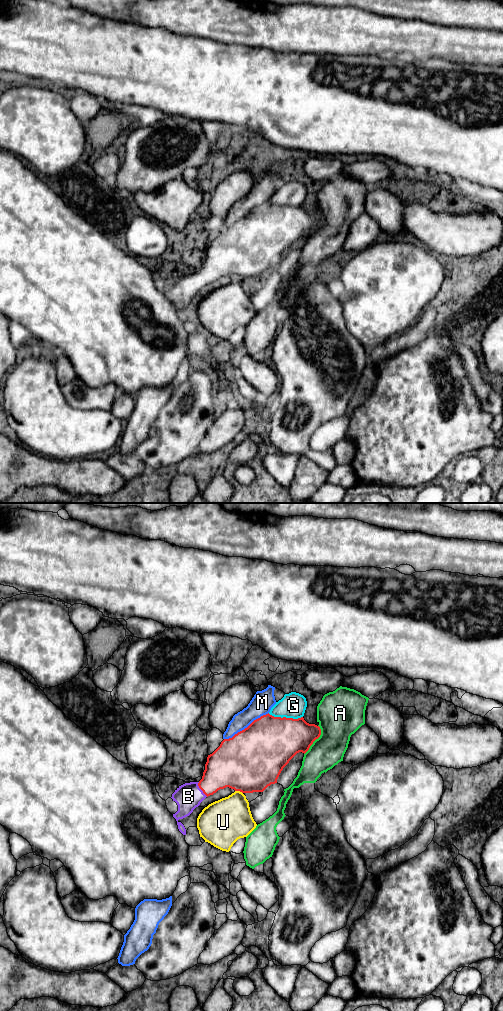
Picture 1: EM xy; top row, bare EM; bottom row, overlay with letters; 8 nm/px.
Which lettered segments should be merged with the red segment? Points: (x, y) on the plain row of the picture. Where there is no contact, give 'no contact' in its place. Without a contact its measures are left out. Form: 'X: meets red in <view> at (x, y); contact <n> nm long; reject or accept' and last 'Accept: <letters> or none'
A: meets red in xy at (315, 227); contact 260 nm long; reject
B: meets red in xy at (200, 276); contact 140 nm long; accept
G: meets red in xy at (285, 205); contact 280 nm long; reject
M: meets red in xy at (247, 215); contact 420 nm long; reject
U: meets red in xy at (239, 278); contact 70 nm long; reject
Accept: B

